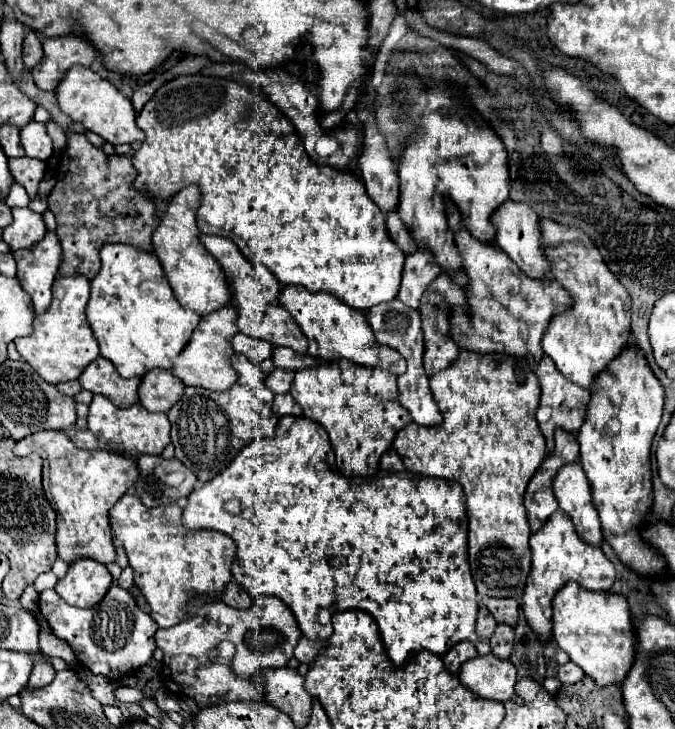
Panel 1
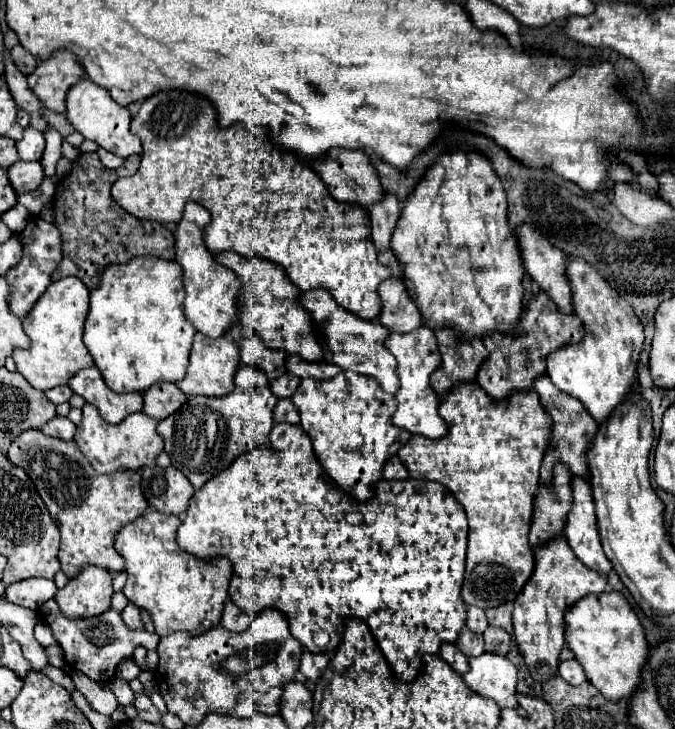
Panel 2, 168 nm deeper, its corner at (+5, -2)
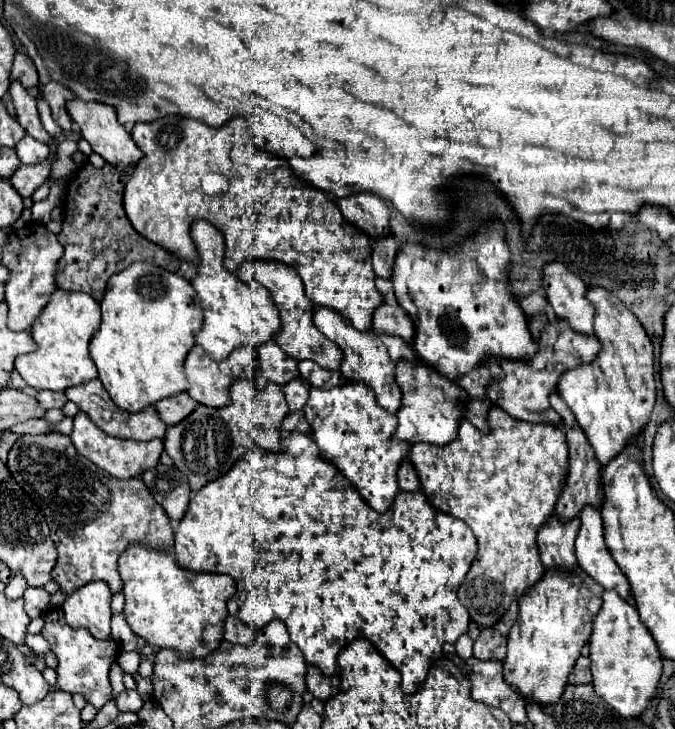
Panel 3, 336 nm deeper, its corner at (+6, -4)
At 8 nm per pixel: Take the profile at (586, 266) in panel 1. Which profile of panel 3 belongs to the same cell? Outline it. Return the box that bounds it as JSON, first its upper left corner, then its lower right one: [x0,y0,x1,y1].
[558,288,656,466]

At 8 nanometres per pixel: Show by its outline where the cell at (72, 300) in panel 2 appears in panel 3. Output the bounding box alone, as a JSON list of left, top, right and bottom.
[16,290,100,392]

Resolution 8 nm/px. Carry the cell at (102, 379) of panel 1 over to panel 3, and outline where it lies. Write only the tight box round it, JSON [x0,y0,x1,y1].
[66,380,166,442]

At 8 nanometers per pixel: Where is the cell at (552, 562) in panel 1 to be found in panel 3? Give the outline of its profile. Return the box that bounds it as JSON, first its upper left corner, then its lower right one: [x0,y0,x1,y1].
[504,568,604,708]

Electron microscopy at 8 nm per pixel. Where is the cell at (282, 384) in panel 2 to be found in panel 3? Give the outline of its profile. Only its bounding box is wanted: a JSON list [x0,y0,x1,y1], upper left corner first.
[284,378,310,412]

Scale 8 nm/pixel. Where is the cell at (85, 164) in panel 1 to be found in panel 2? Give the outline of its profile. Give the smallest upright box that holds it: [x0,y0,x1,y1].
[51,152,173,290]

